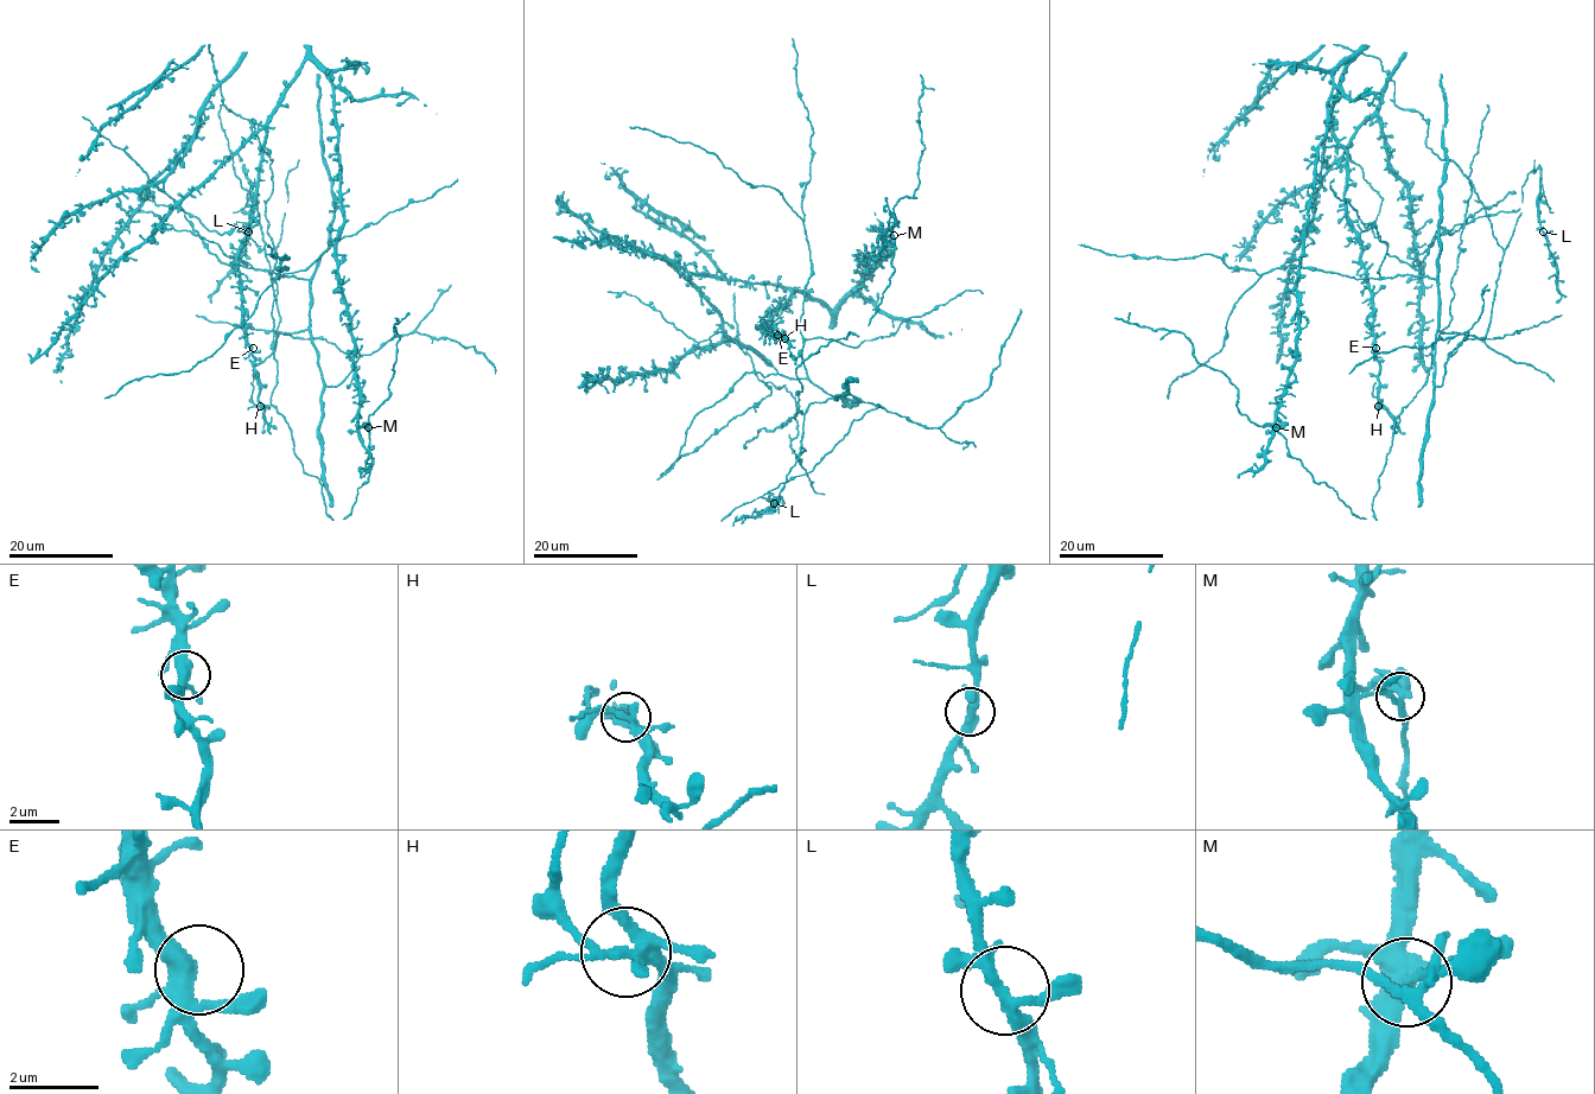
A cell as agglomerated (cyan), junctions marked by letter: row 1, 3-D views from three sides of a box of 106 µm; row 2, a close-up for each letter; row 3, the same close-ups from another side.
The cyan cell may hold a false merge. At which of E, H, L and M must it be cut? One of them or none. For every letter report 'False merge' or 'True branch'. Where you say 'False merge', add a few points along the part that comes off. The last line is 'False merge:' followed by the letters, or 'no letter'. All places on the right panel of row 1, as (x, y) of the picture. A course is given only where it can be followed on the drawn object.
E: True branch
H: False merge. Course of the part to remove: (1378, 406), (1373, 395), (1376, 382)
L: True branch
M: True branch
False merge: H

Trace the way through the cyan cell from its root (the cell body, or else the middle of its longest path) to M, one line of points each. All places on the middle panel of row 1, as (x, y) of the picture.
M: (775, 334), (762, 320), (792, 291), (833, 309), (862, 285), (863, 259), (881, 256), (883, 235), (894, 235)

